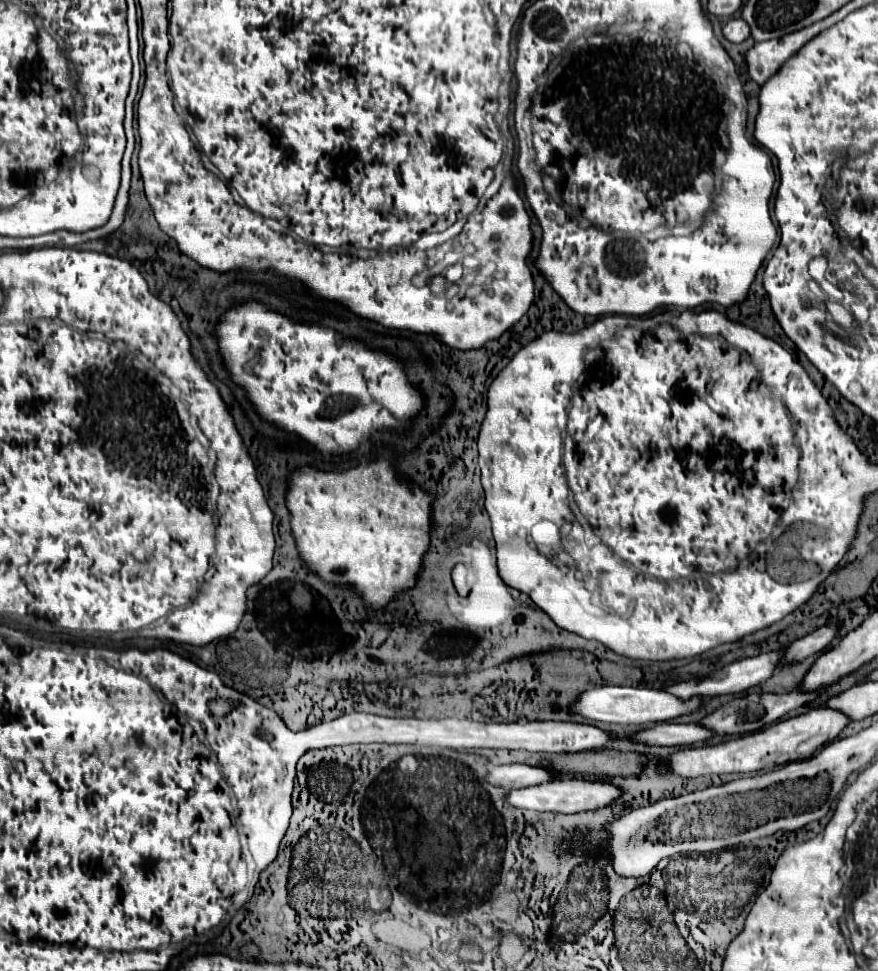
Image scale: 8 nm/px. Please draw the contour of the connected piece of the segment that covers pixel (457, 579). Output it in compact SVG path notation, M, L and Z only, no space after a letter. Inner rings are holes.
M458 564L454 566L452 570L452 580L454 580L454 586L460 594L468 594L468 586L470 586L470 574L468 574L468 568L464 564Z

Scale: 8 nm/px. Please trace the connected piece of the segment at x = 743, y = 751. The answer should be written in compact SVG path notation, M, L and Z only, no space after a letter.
M810 708L810 712L782 720L772 724L760 732L746 734L742 738L734 738L722 744L702 746L702 748L688 748L670 756L670 770L684 776L696 778L702 774L744 774L744 772L758 772L774 768L776 764L788 764L794 760L810 758L818 748L832 742L850 722L854 722L848 714L834 708Z

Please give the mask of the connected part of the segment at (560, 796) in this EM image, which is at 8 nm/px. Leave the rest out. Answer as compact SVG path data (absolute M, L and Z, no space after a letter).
M566 778L566 780L552 780L538 786L528 786L520 790L512 790L508 796L508 802L516 808L528 808L538 812L562 812L562 814L574 814L574 812L586 812L586 810L600 810L606 806L612 806L622 798L624 790L608 780L588 780L588 778Z

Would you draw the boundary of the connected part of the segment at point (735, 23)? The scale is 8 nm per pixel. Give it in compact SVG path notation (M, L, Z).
M730 20L726 26L724 26L724 36L730 40L730 42L744 42L746 38L750 38L750 26L744 22L744 20Z

